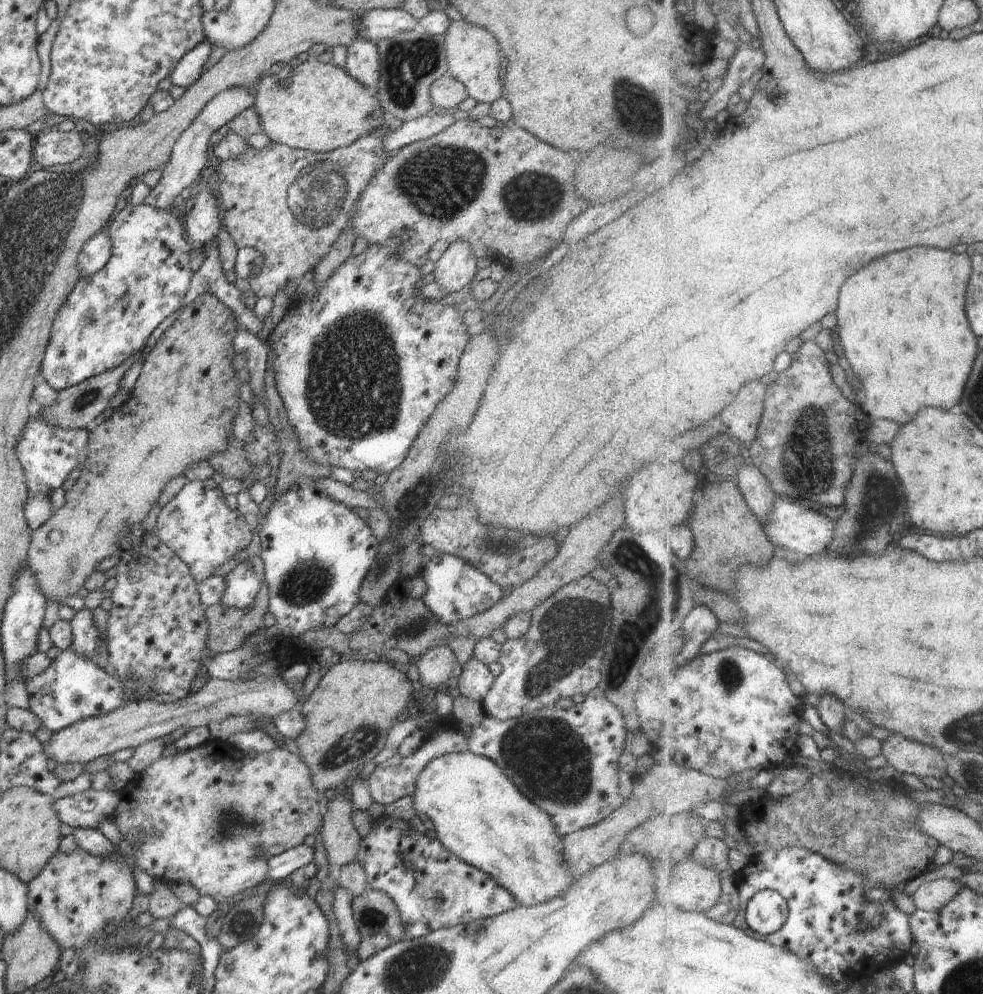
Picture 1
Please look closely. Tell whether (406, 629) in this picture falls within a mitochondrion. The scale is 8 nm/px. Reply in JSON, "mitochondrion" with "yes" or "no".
{"mitochondrion":"yes"}

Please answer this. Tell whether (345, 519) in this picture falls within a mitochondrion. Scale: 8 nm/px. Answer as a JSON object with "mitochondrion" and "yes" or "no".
{"mitochondrion":"no"}

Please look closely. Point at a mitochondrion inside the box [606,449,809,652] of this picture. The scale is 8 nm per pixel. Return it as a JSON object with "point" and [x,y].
{"point":[649,566]}

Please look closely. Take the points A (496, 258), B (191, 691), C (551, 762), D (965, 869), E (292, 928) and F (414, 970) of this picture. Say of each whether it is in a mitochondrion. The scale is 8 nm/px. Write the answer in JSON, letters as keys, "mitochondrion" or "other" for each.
{"A":"other","B":"other","C":"mitochondrion","D":"other","E":"other","F":"mitochondrion"}

